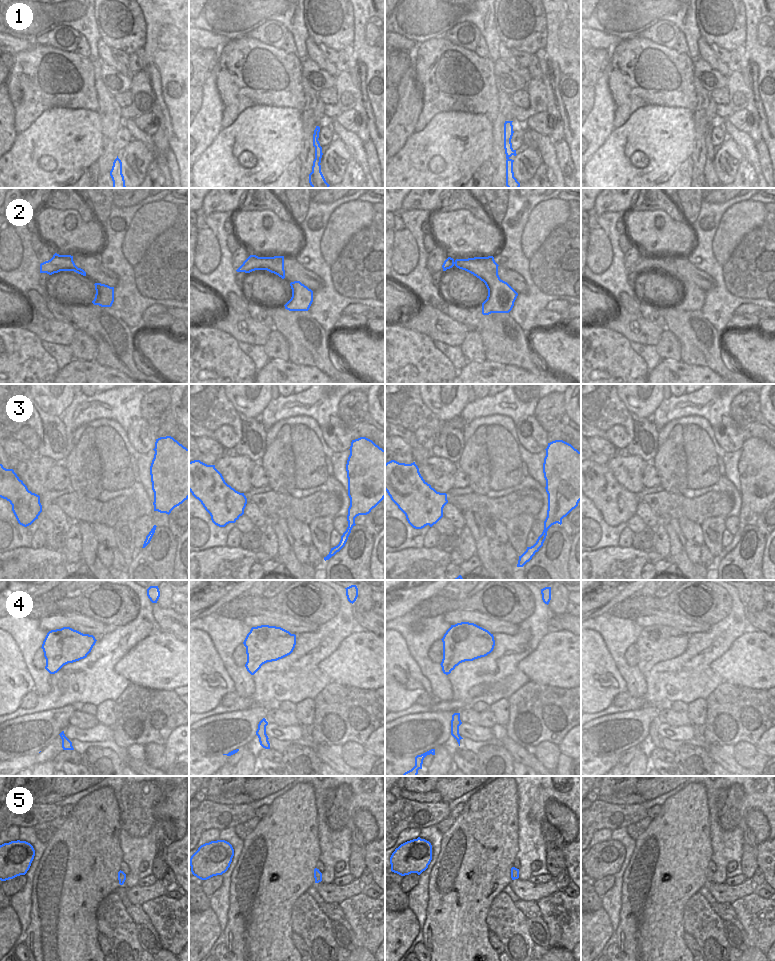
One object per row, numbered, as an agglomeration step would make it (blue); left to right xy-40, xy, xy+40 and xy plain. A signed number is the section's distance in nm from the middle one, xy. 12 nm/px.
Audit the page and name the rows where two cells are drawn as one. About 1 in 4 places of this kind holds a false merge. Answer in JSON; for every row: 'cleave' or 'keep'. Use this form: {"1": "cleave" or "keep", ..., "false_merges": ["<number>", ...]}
{"1": "keep", "2": "keep", "3": "keep", "4": "keep", "5": "keep", "false_merges": []}

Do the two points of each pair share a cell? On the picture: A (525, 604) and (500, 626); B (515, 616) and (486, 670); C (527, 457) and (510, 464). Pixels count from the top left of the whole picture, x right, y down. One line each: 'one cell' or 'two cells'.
A: two cells
B: two cells
C: two cells

